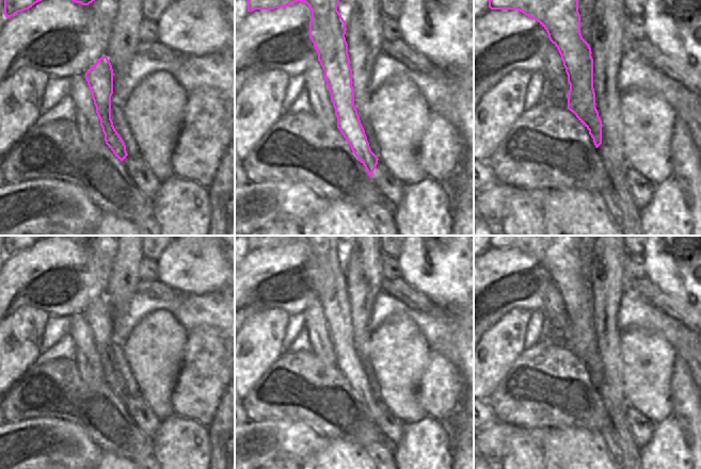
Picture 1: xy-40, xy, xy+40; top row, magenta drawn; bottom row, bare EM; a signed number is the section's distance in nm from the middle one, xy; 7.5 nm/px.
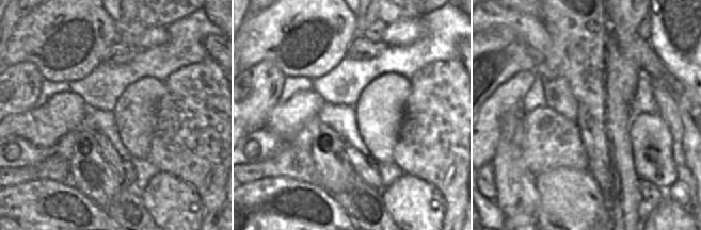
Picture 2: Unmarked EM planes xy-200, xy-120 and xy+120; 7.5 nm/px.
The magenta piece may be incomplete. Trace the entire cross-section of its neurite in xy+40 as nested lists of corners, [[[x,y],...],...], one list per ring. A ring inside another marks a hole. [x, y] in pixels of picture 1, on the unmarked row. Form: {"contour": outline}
{"contour": [[[491,236],[489,246],[517,248],[546,269],[568,313],[568,347],[589,369],[598,387],[604,382],[604,366],[595,342],[593,293],[580,273],[578,236]]]}

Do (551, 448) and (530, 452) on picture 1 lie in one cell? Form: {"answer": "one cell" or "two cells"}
{"answer": "two cells"}

